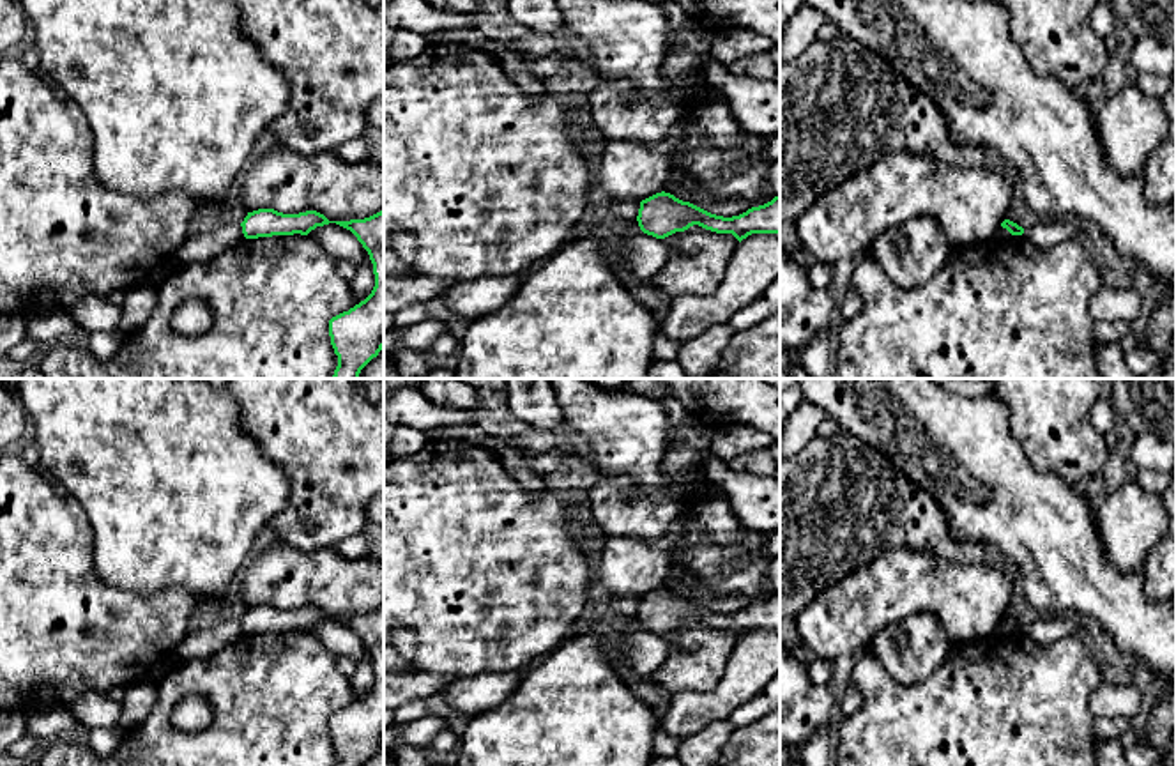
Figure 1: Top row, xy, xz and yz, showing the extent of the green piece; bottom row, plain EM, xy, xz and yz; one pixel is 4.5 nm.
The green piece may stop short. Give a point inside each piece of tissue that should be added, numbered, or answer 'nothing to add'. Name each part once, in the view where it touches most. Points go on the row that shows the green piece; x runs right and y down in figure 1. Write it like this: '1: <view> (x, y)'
1: xz (621, 209)

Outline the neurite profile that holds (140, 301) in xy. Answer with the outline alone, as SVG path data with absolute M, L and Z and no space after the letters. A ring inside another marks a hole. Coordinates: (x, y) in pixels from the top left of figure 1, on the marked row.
M149 280L126 290L124 303L120 304L122 318L120 331L131 334L141 327L156 308L156 281Z

